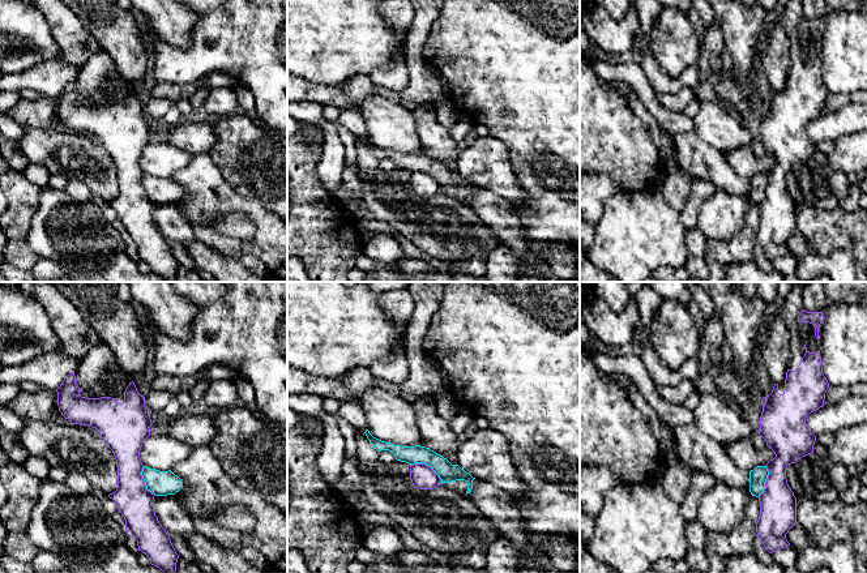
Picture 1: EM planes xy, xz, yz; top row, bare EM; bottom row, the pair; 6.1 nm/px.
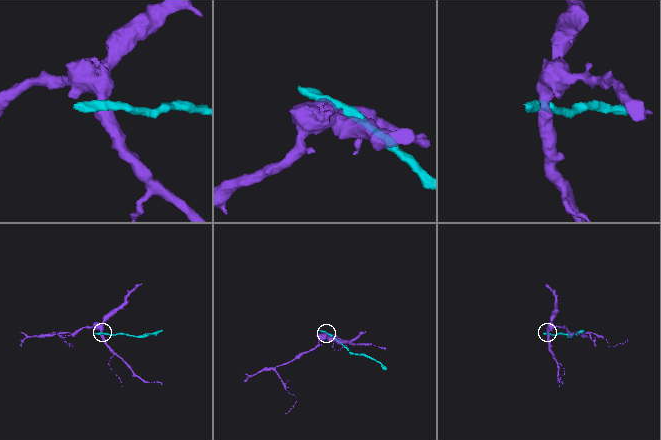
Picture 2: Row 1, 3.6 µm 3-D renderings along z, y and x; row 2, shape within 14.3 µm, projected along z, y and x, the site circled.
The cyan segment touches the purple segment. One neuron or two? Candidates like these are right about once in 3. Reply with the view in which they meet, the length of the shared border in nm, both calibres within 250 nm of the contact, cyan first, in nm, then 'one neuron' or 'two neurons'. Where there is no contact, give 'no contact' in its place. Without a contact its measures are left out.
xz | 240 nm | 120/150 nm | two neurons

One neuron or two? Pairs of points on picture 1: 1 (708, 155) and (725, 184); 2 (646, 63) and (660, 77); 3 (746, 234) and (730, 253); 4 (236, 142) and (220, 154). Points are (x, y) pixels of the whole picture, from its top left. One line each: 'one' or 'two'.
1: one
2: one
3: one
4: one

